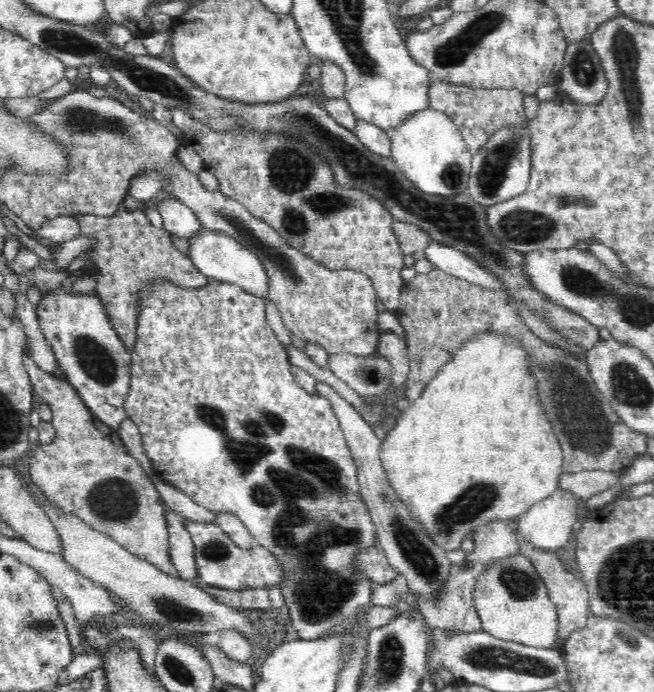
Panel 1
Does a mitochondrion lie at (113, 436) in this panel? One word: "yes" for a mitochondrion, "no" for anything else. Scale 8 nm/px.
no

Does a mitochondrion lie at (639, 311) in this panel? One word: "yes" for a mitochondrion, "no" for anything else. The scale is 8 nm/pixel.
yes

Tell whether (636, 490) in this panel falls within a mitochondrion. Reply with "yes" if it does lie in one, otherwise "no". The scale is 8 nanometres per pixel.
no

